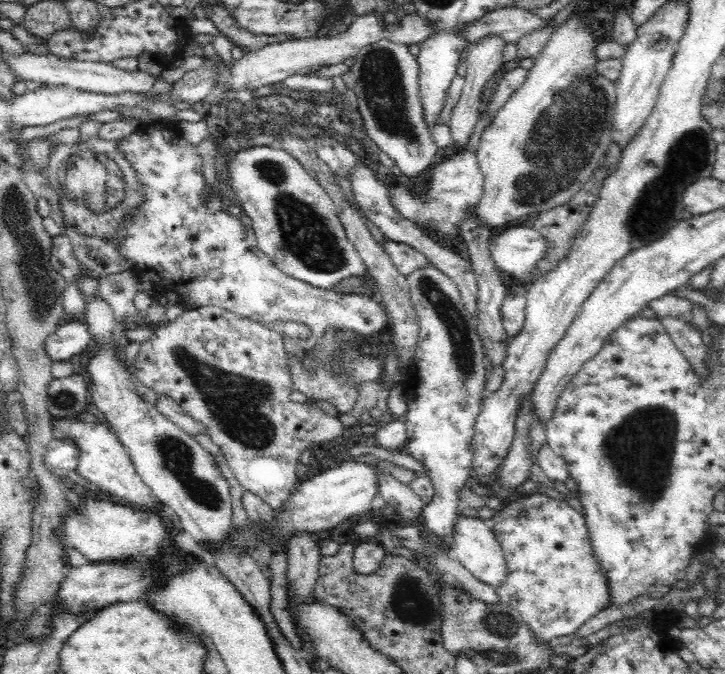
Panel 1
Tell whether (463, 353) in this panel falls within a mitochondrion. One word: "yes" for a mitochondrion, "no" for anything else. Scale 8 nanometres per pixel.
yes

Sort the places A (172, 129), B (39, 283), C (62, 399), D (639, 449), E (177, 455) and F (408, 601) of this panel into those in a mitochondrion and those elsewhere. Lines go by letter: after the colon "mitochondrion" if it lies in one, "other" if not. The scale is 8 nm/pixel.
A: other
B: mitochondrion
C: mitochondrion
D: mitochondrion
E: mitochondrion
F: mitochondrion

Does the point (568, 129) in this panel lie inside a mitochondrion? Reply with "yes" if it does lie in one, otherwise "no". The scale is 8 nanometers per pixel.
yes

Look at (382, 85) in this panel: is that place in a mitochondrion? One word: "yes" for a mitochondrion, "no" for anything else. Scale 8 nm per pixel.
yes

